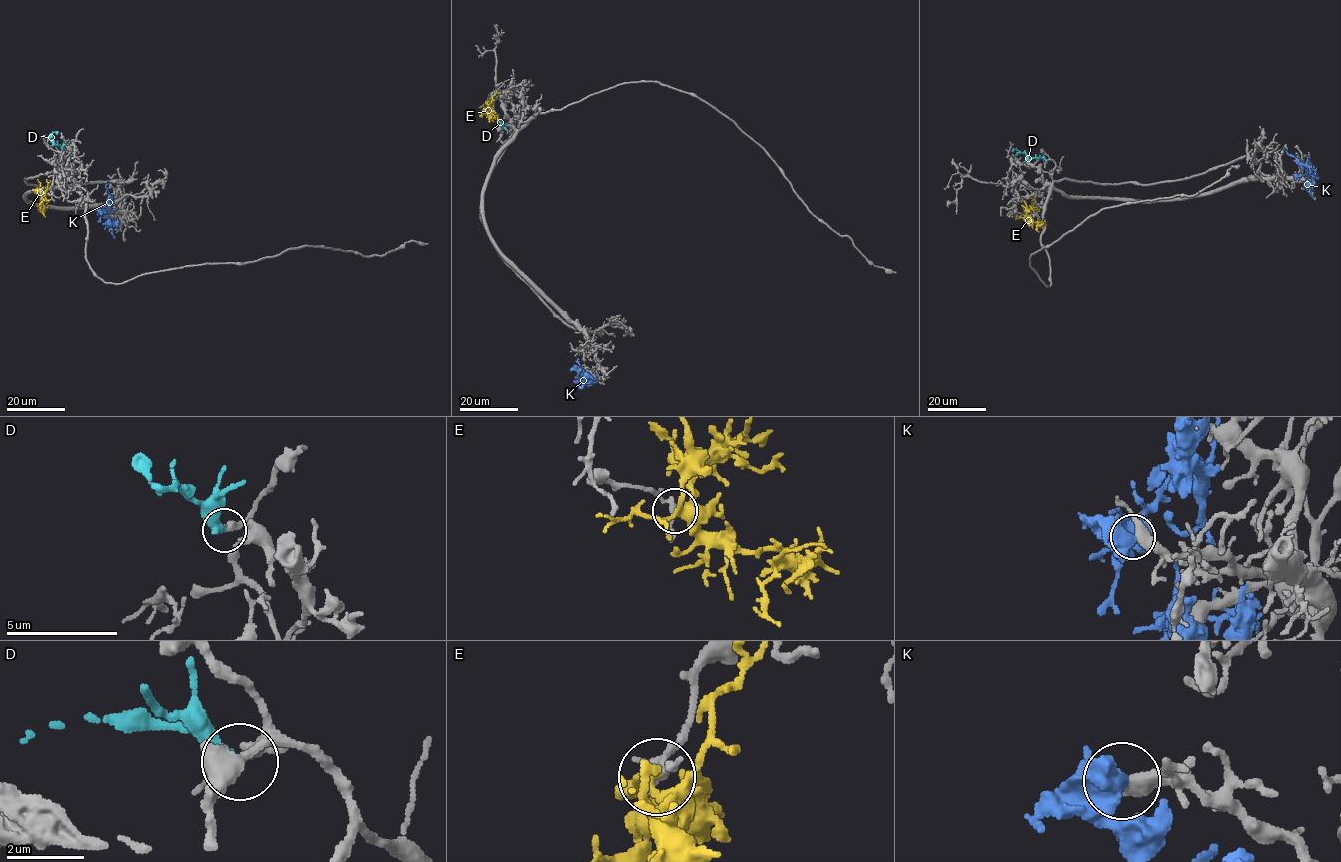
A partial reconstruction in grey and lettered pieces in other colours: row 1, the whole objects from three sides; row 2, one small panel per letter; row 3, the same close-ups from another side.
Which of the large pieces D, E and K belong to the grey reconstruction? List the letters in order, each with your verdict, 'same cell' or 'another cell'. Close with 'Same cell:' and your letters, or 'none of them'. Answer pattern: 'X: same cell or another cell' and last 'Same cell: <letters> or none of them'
D: same cell
E: another cell
K: another cell
Same cell: D

